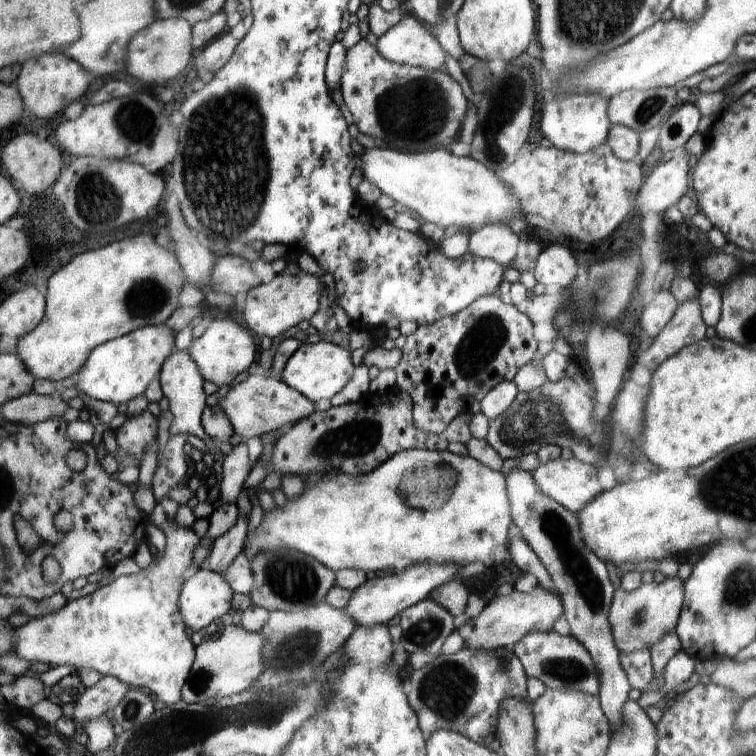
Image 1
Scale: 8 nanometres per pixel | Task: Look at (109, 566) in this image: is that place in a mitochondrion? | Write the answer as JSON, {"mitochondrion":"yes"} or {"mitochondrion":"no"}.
{"mitochondrion":"no"}

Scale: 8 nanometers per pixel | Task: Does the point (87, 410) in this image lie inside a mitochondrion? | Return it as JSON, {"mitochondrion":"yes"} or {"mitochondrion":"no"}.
{"mitochondrion":"no"}

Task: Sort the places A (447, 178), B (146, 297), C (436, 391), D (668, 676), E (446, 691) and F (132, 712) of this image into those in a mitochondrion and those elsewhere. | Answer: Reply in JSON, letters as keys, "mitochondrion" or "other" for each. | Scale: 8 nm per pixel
{"A":"other","B":"mitochondrion","C":"other","D":"other","E":"mitochondrion","F":"mitochondrion"}

